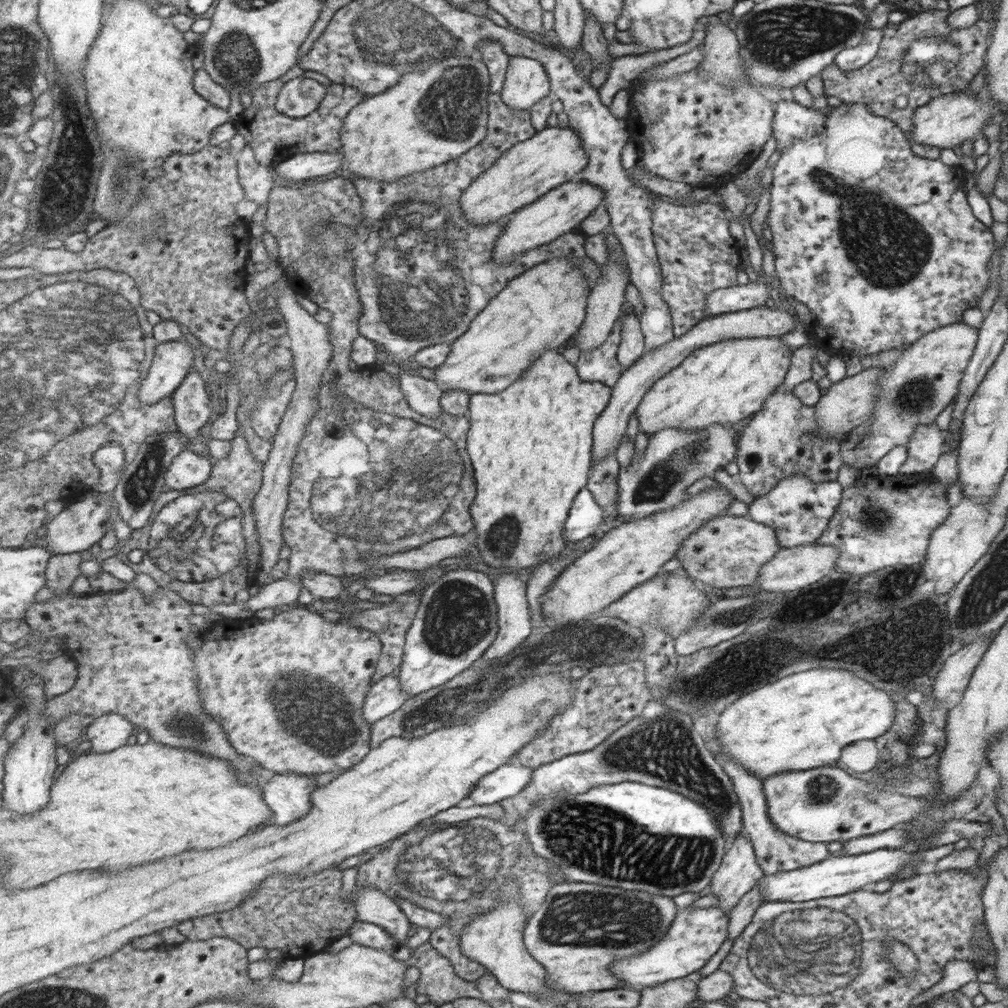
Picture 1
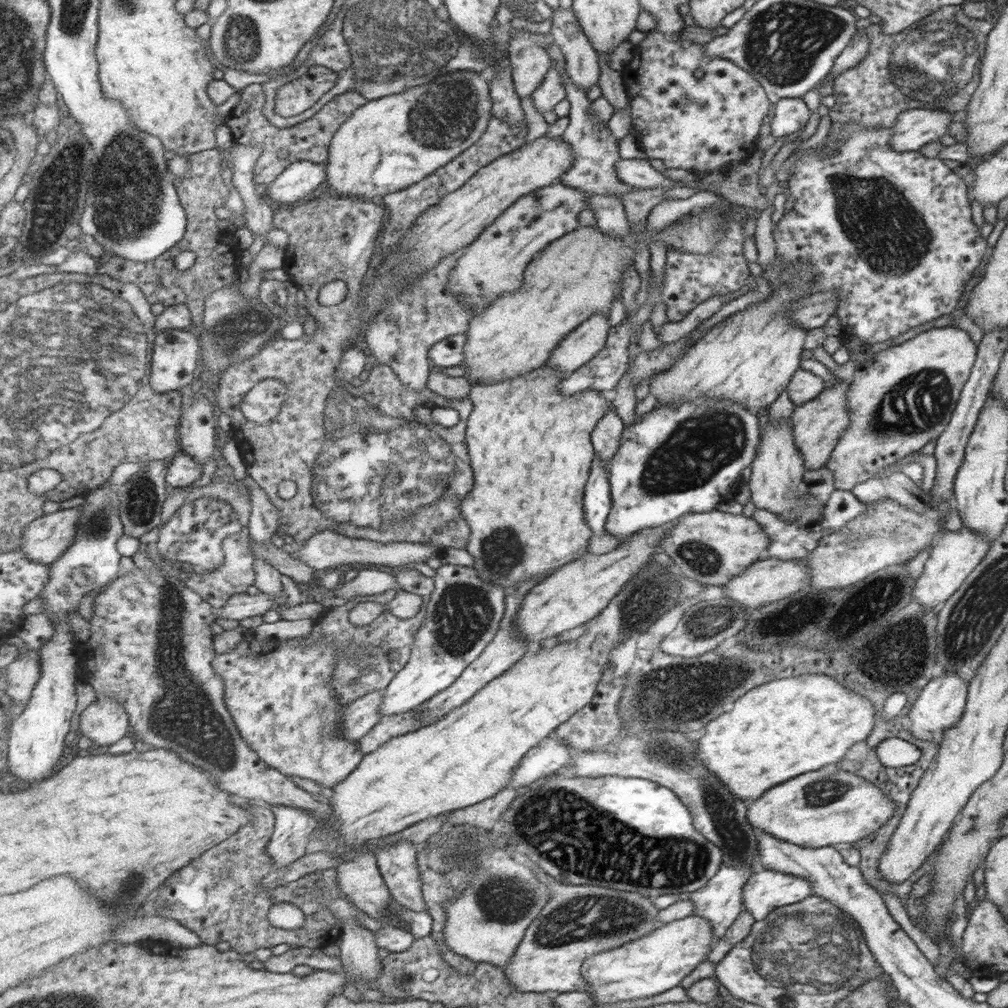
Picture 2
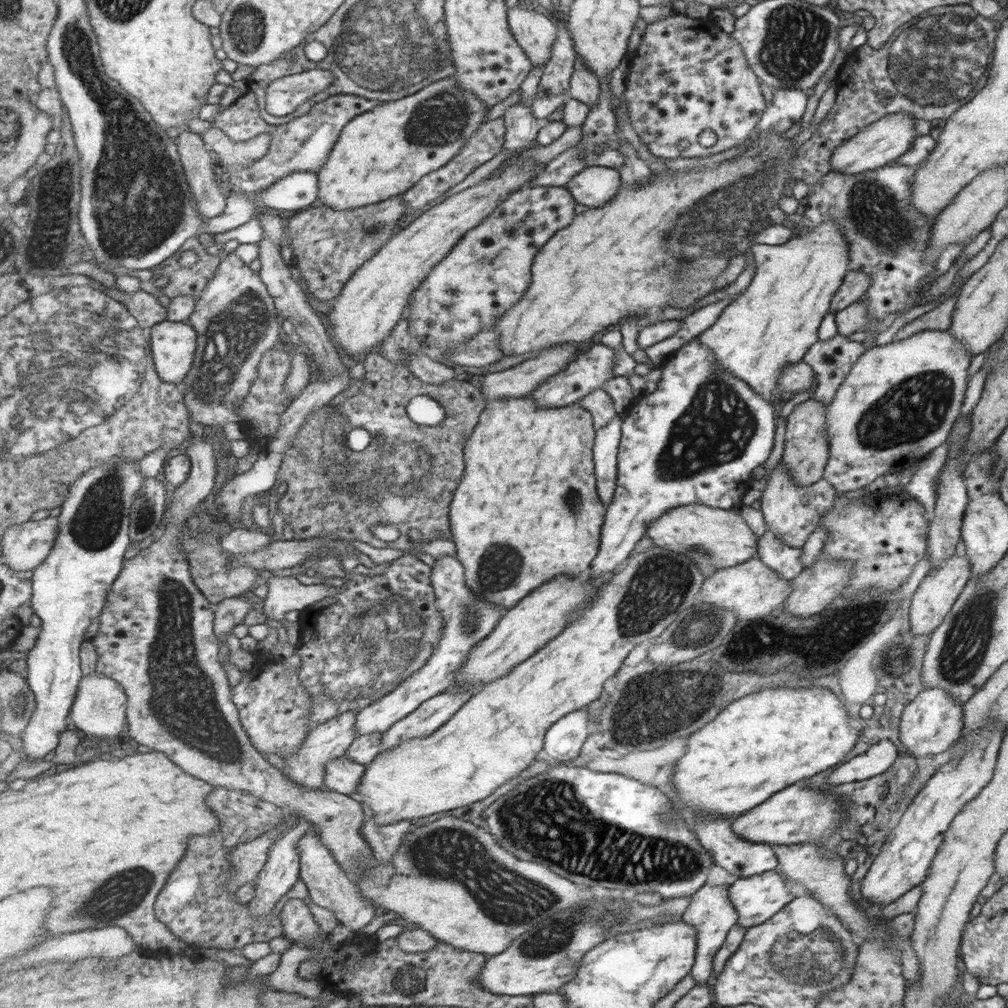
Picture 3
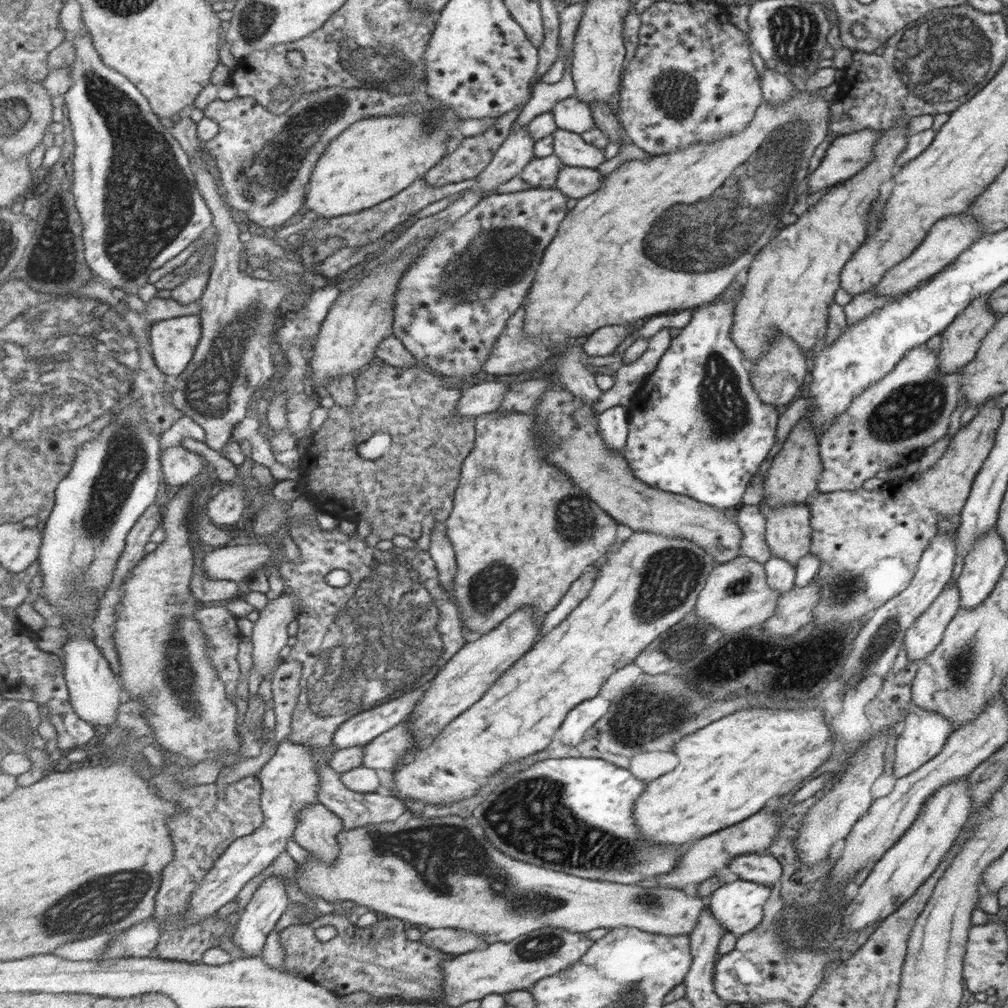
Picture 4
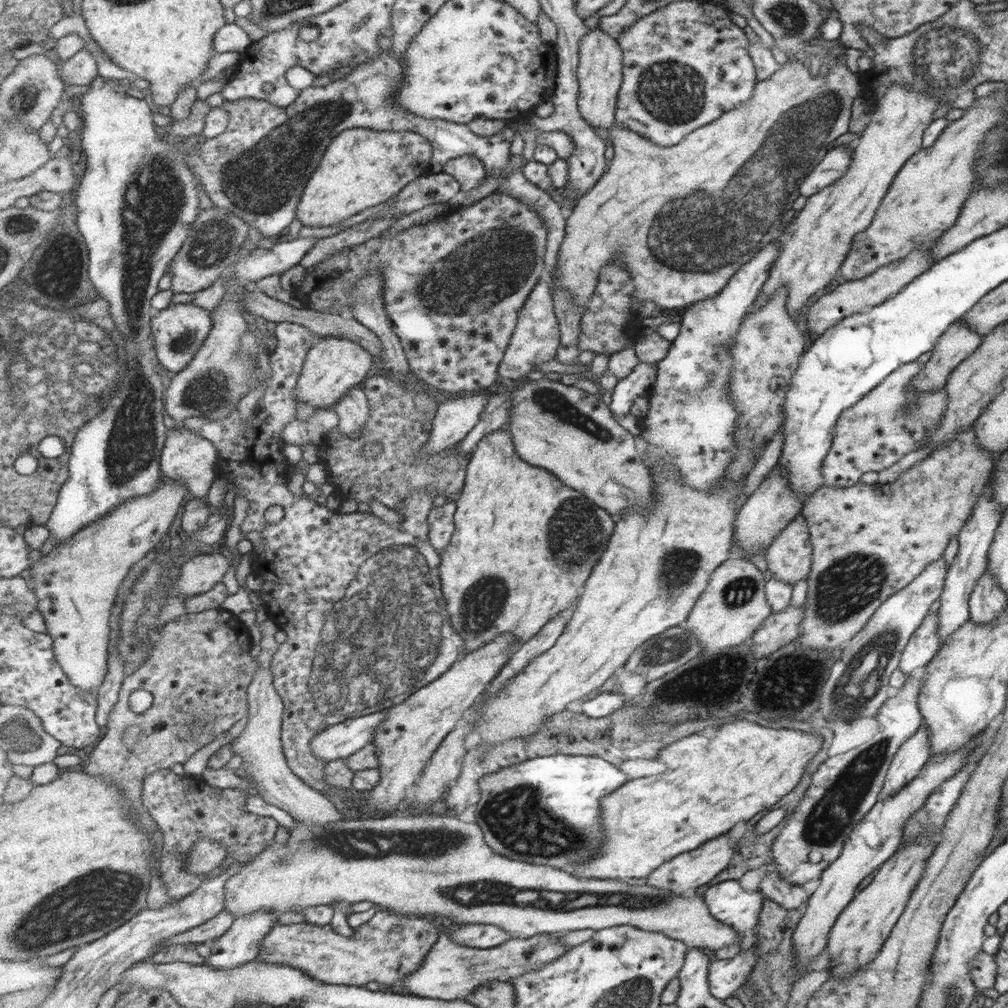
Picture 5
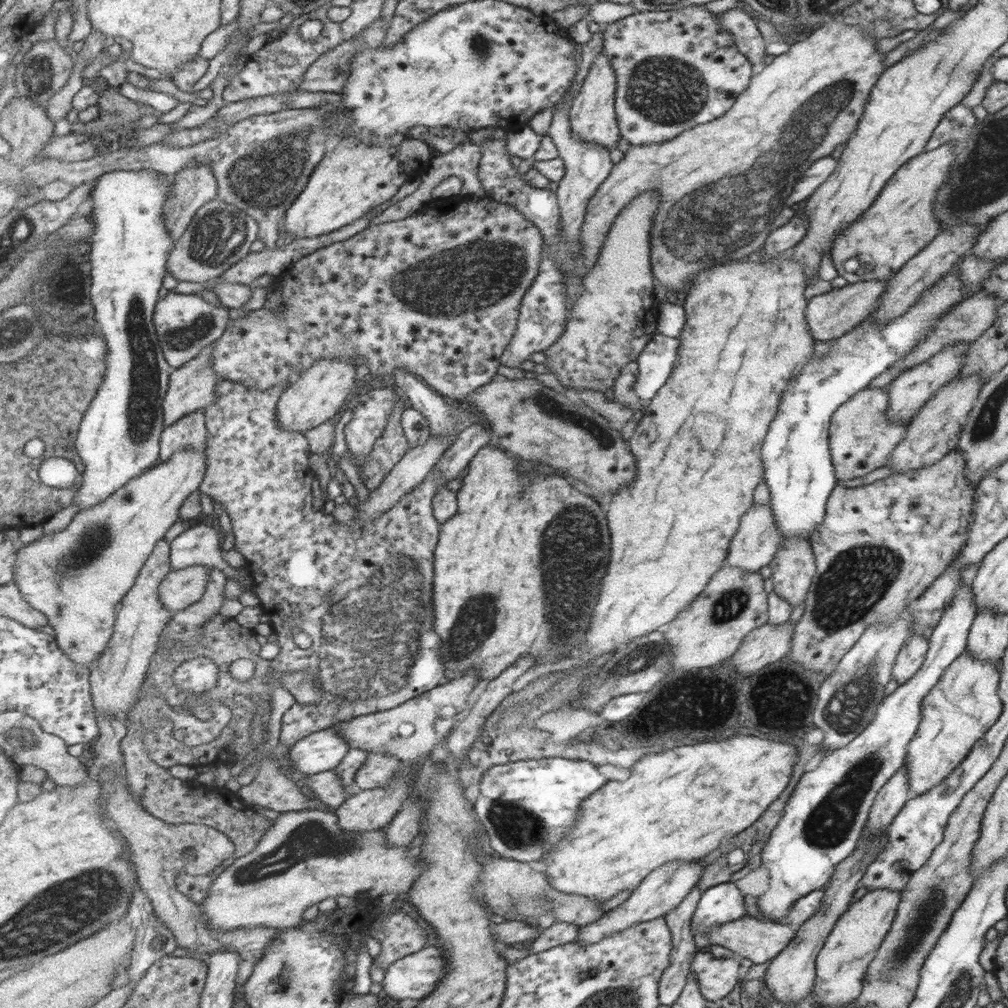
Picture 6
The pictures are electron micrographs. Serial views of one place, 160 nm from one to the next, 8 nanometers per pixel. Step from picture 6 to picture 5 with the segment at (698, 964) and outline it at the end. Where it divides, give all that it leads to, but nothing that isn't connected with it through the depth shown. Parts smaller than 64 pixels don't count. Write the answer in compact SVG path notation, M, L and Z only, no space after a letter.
M751 947L729 960L717 960L709 964L708 984L717 999L729 998L744 986L749 972L758 963L757 954Z

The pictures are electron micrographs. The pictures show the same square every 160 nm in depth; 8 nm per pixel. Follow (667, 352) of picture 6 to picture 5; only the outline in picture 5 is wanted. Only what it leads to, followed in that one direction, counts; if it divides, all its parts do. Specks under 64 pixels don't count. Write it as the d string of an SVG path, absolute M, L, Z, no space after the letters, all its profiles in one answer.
M638 362L637 366L621 380L618 380L611 393L608 405L612 417L621 417L637 397L647 398L647 390L653 386L656 377L656 364Z

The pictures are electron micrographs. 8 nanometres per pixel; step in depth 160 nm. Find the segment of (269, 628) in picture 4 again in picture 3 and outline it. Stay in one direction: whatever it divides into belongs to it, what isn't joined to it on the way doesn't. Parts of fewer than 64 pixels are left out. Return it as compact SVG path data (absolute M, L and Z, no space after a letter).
M266 573L264 581L268 586L268 593L260 602L260 608L266 618L279 622L289 610L302 613L314 603L338 592L336 587L328 586L325 582L316 581L311 585L303 585L293 576L273 576Z

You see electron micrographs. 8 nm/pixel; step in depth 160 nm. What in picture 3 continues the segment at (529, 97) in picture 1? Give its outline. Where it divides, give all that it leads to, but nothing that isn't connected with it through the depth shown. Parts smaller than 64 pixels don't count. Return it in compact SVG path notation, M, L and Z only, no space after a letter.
M520 6L508 9L508 21L521 48L525 48L525 53L533 61L533 69L552 59L553 47L558 39L557 18L549 20L545 14Z

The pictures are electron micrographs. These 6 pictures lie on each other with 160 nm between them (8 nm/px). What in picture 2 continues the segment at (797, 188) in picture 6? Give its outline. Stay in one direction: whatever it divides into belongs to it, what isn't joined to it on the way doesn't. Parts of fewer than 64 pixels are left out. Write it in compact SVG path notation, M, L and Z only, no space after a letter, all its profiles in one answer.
M905 109L905 112L897 116L896 123L891 125L891 146L897 152L918 151L923 144L937 141L947 133L947 126L952 120L954 120L952 113L945 112L944 109Z

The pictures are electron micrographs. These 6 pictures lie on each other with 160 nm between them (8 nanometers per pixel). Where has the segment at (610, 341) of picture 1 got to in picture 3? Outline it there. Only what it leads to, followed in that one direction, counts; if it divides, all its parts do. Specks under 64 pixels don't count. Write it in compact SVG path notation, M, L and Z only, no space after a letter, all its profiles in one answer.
M597 343L586 353L579 354L562 372L548 378L544 384L531 392L541 408L561 408L577 404L596 390L605 388L605 381L613 377L613 348Z

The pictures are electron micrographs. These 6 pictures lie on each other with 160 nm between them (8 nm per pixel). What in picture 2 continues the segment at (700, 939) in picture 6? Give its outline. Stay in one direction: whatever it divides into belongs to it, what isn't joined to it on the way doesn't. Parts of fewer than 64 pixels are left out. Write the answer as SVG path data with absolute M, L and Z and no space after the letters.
M761 869L745 881L743 896L743 910L759 921L777 906L785 907L811 897L812 886L799 876Z

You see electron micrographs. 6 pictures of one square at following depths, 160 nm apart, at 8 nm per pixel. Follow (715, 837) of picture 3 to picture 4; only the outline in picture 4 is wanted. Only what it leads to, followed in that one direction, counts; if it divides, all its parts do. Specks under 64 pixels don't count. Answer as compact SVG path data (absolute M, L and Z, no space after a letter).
M745 853L734 856L727 867L738 879L753 881L767 888L777 886L781 876L781 865L767 853L765 855Z

